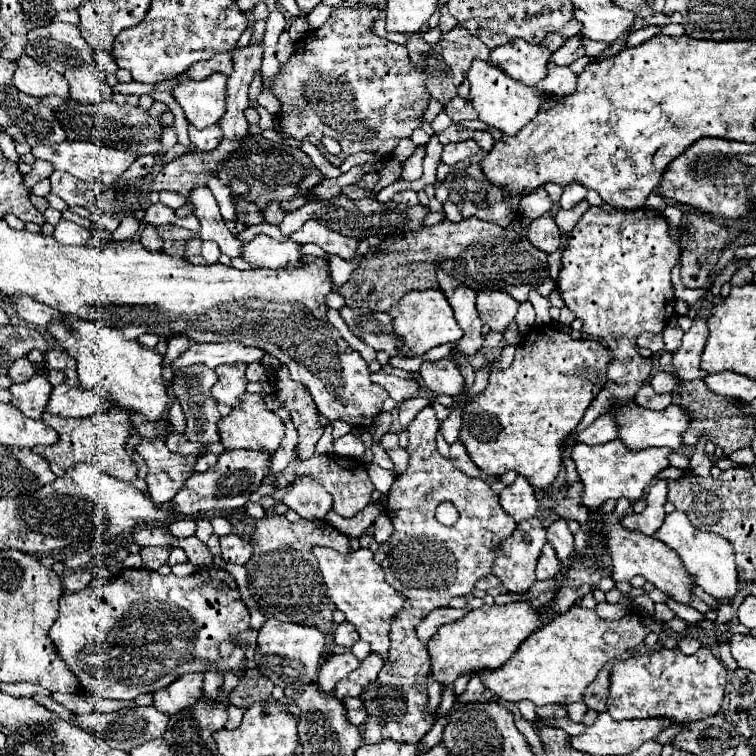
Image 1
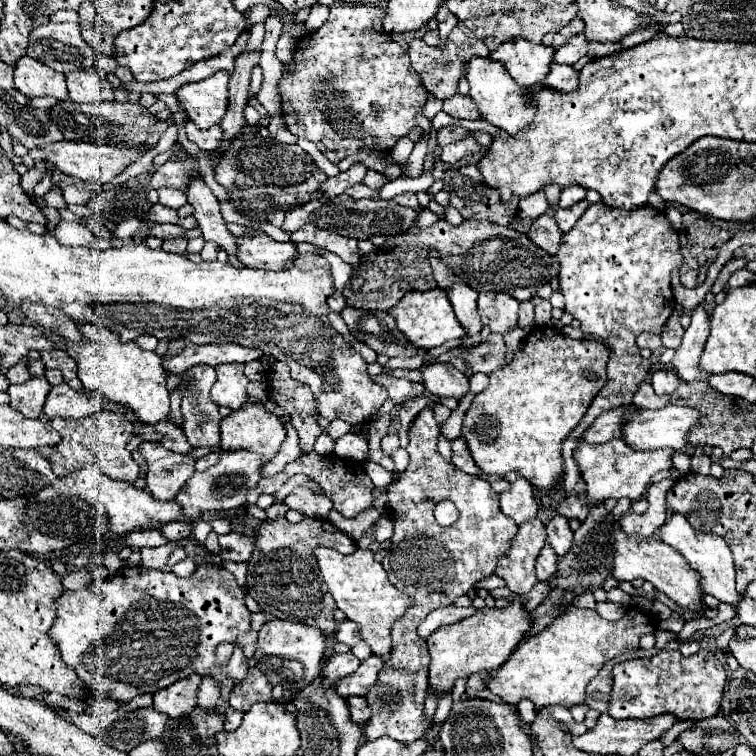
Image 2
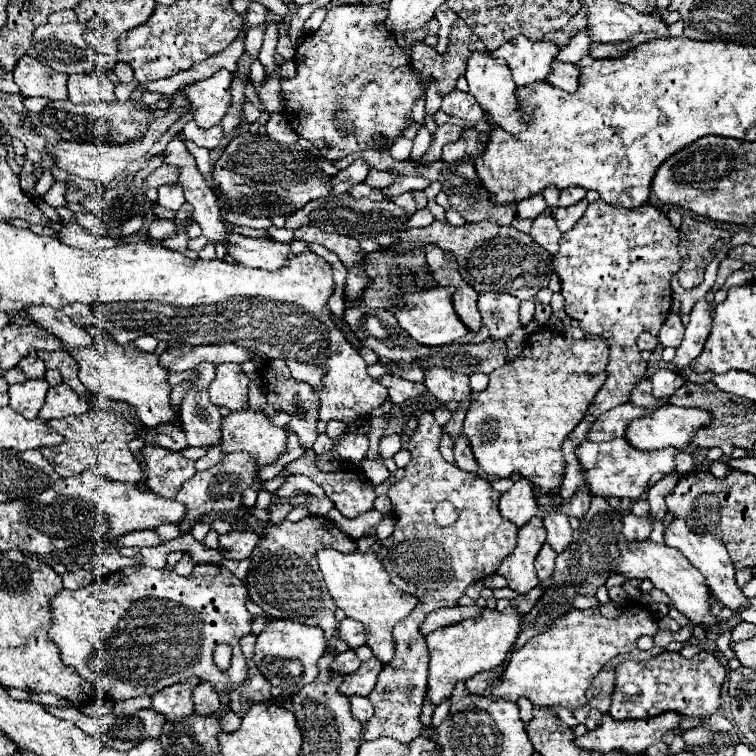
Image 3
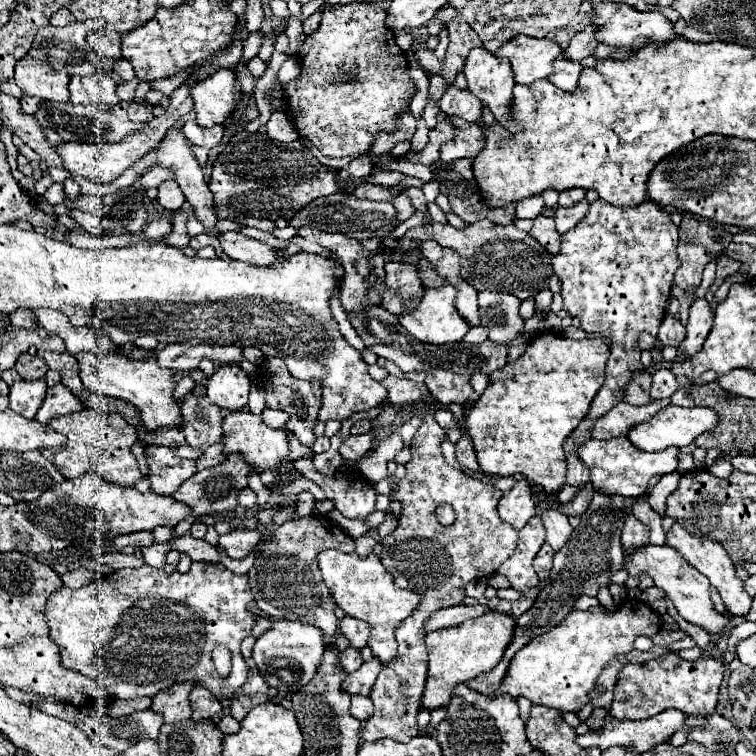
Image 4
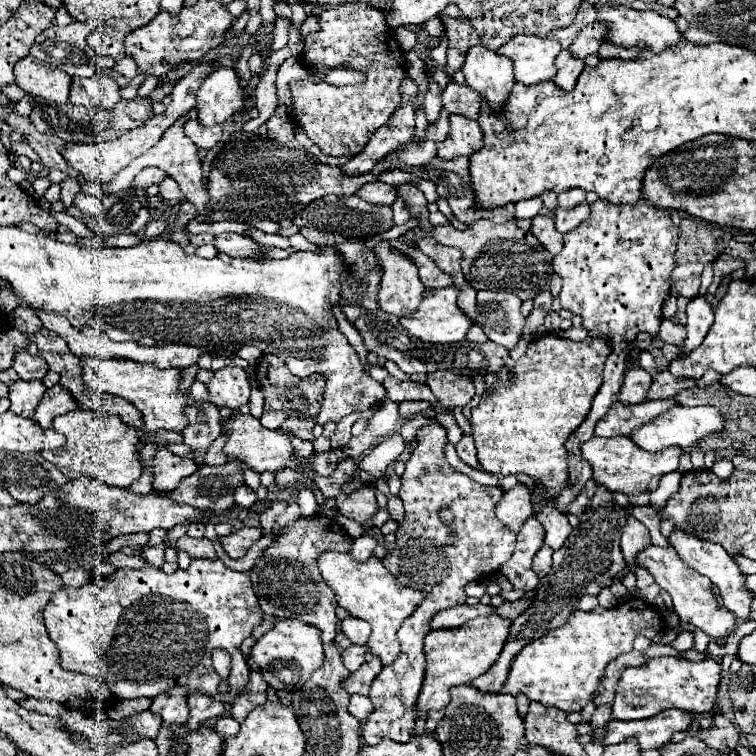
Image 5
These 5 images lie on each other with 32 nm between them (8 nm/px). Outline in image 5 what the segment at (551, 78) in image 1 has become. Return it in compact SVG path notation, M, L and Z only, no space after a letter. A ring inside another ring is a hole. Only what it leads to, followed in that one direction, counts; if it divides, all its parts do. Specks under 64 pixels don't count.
M562 50L562 52L558 54L554 66L556 66L558 72L556 72L556 76L552 78L552 82L554 82L556 86L560 86L562 90L568 90L568 92L570 92L570 90L576 86L576 80L578 80L578 76L580 76L582 68L584 68L584 62L578 60L578 58L574 58L568 50Z

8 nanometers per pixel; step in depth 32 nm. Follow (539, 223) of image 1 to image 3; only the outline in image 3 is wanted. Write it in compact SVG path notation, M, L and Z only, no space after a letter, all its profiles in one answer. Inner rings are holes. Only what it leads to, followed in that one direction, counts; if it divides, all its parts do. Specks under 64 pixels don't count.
M538 216L532 224L532 230L530 230L530 236L544 248L548 250L550 254L556 254L558 252L558 240L562 236L562 232L558 230L556 226L556 220L552 216Z

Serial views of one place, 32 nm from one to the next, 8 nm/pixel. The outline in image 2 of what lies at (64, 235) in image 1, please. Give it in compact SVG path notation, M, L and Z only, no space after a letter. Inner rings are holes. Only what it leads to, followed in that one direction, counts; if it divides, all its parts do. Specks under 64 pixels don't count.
M60 220L60 224L54 230L54 236L60 244L66 246L92 246L94 242L94 236L86 226L78 222L66 222L66 220Z

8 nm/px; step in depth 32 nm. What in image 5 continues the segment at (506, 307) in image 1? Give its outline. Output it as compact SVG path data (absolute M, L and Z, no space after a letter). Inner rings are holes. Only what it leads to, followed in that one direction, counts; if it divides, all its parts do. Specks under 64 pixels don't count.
M478 292L476 324L484 328L486 336L492 342L502 344L510 350L520 340L524 328L520 304L520 298L512 292Z

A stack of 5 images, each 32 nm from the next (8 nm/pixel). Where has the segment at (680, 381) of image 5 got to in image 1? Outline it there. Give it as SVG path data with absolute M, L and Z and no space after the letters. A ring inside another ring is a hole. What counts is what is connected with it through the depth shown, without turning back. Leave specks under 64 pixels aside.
M658 372L658 374L652 376L650 386L652 386L658 394L662 394L662 392L672 392L674 386L676 386L676 378L674 378L670 372Z

